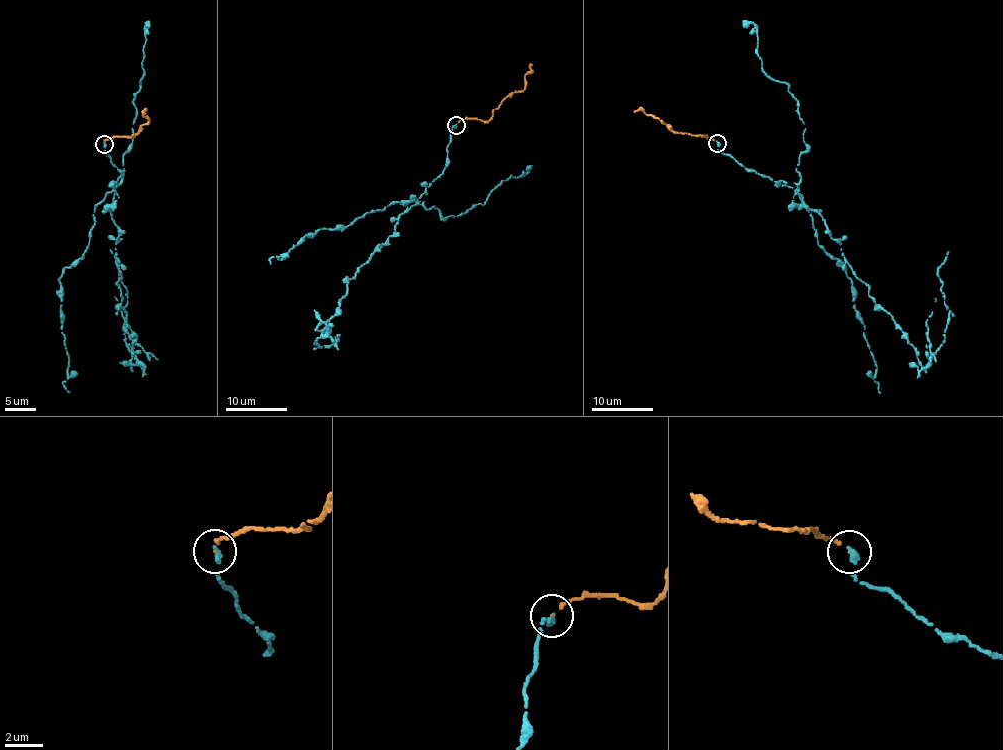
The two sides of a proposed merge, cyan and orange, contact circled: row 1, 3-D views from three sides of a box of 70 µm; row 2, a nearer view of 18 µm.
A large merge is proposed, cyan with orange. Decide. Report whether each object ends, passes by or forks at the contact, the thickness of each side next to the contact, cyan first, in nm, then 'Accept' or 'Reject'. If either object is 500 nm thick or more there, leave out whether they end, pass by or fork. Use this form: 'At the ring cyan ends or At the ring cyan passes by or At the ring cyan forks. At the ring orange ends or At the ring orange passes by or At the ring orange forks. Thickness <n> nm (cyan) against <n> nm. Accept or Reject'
At the ring cyan ends. At the ring orange ends. Thickness 320 nm (cyan) against 150 nm. Reject

